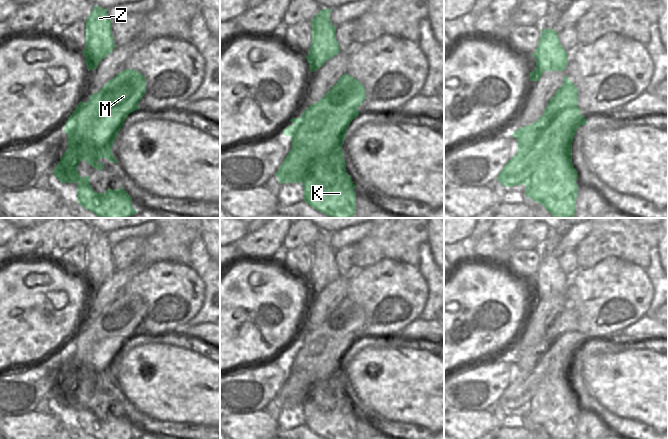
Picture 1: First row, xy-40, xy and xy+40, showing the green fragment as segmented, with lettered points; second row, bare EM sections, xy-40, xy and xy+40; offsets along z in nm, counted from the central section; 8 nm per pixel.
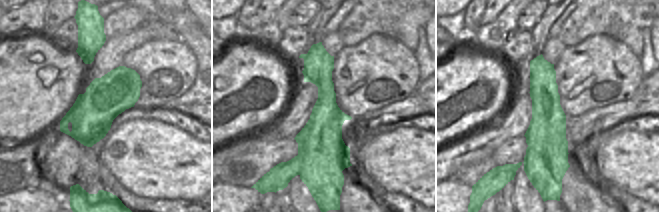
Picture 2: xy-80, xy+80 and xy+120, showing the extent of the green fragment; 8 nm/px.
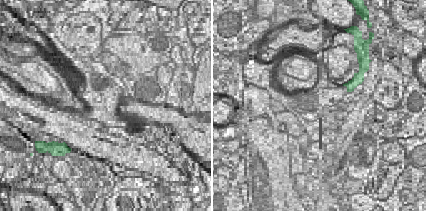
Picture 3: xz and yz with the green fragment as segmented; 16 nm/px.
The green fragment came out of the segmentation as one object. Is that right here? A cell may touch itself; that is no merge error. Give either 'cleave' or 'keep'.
cleave

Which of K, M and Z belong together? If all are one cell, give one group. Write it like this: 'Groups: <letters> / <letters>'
Groups: K Z / M.

